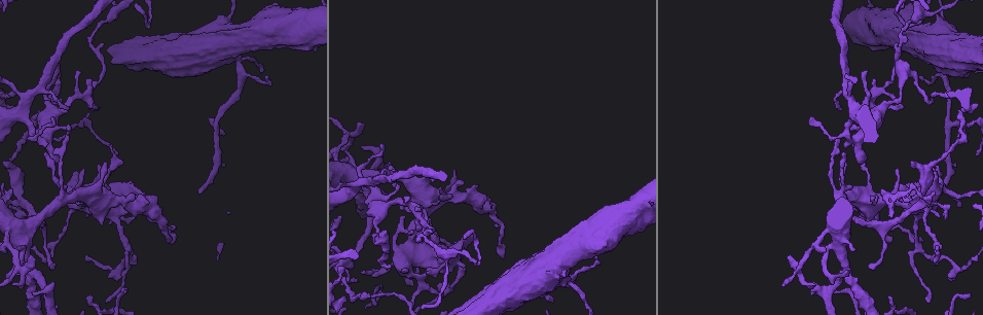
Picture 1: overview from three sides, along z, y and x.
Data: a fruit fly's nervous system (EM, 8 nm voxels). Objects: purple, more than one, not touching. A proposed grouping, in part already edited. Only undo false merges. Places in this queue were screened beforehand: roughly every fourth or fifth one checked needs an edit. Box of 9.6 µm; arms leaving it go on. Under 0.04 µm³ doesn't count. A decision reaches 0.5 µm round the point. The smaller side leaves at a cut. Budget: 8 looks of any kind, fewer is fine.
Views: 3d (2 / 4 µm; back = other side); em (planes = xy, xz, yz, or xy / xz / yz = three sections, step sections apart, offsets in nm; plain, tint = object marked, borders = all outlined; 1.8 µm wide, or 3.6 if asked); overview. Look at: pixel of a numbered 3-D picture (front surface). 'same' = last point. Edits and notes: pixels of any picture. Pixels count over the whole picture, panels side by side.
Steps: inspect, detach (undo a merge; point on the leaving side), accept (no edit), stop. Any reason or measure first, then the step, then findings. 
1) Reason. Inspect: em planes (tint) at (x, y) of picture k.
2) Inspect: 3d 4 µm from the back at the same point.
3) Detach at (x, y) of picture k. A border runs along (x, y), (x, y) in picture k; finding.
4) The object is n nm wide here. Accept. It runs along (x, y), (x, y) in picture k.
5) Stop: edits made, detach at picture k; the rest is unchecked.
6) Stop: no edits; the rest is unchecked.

Calibre changes. Inspect: em xy step 16 (tint) at (374, 191) of picture 1.

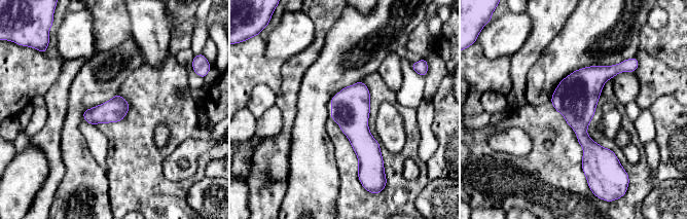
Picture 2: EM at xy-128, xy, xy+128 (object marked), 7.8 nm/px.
Another direction. Inspect: em xz step 16 (tint) at the same point.

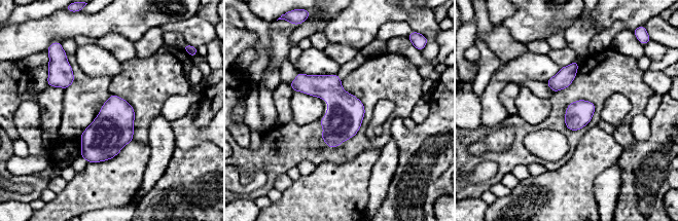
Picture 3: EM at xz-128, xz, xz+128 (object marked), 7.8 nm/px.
The object is 200 nm wide here. Accept. Continuous, no second neuron.

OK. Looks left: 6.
Small branch off a trunk. Inspect: 3d 4 µm at (23, 247) of picture 1.

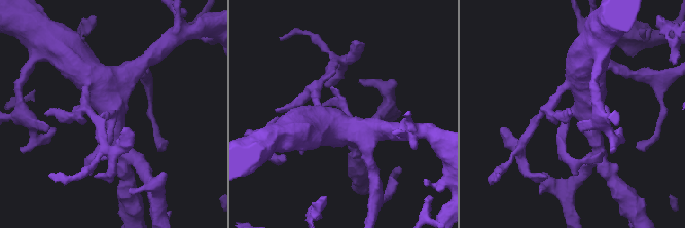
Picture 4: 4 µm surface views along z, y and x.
Need the tissue. Inspect: em 3.6 µm planes (tint) at (581, 109) of picture 4.

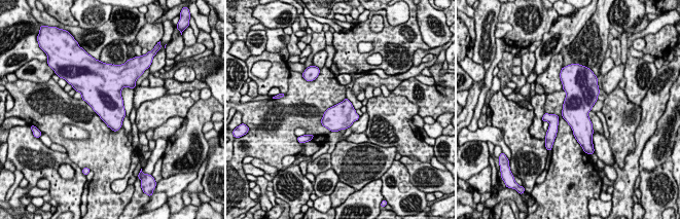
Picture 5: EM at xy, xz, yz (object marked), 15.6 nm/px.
The object is 420 nm wide here. Accept. One neuron here.

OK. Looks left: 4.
Three arms meet. Inspect: 3d 4 µm at (22, 202) of picture 1.

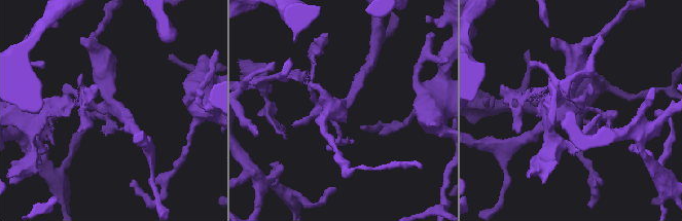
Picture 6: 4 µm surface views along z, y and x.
Inspect: em planes (tint) at (569, 107) of picture 6.

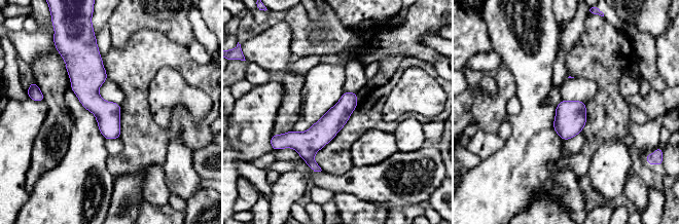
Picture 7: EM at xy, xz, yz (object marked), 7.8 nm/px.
Accept. It runs along (354, 95), (313, 139), (281, 138) in picture 7; all the same neuron.

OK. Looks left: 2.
Stop: no edits; the rest is unchecked.

